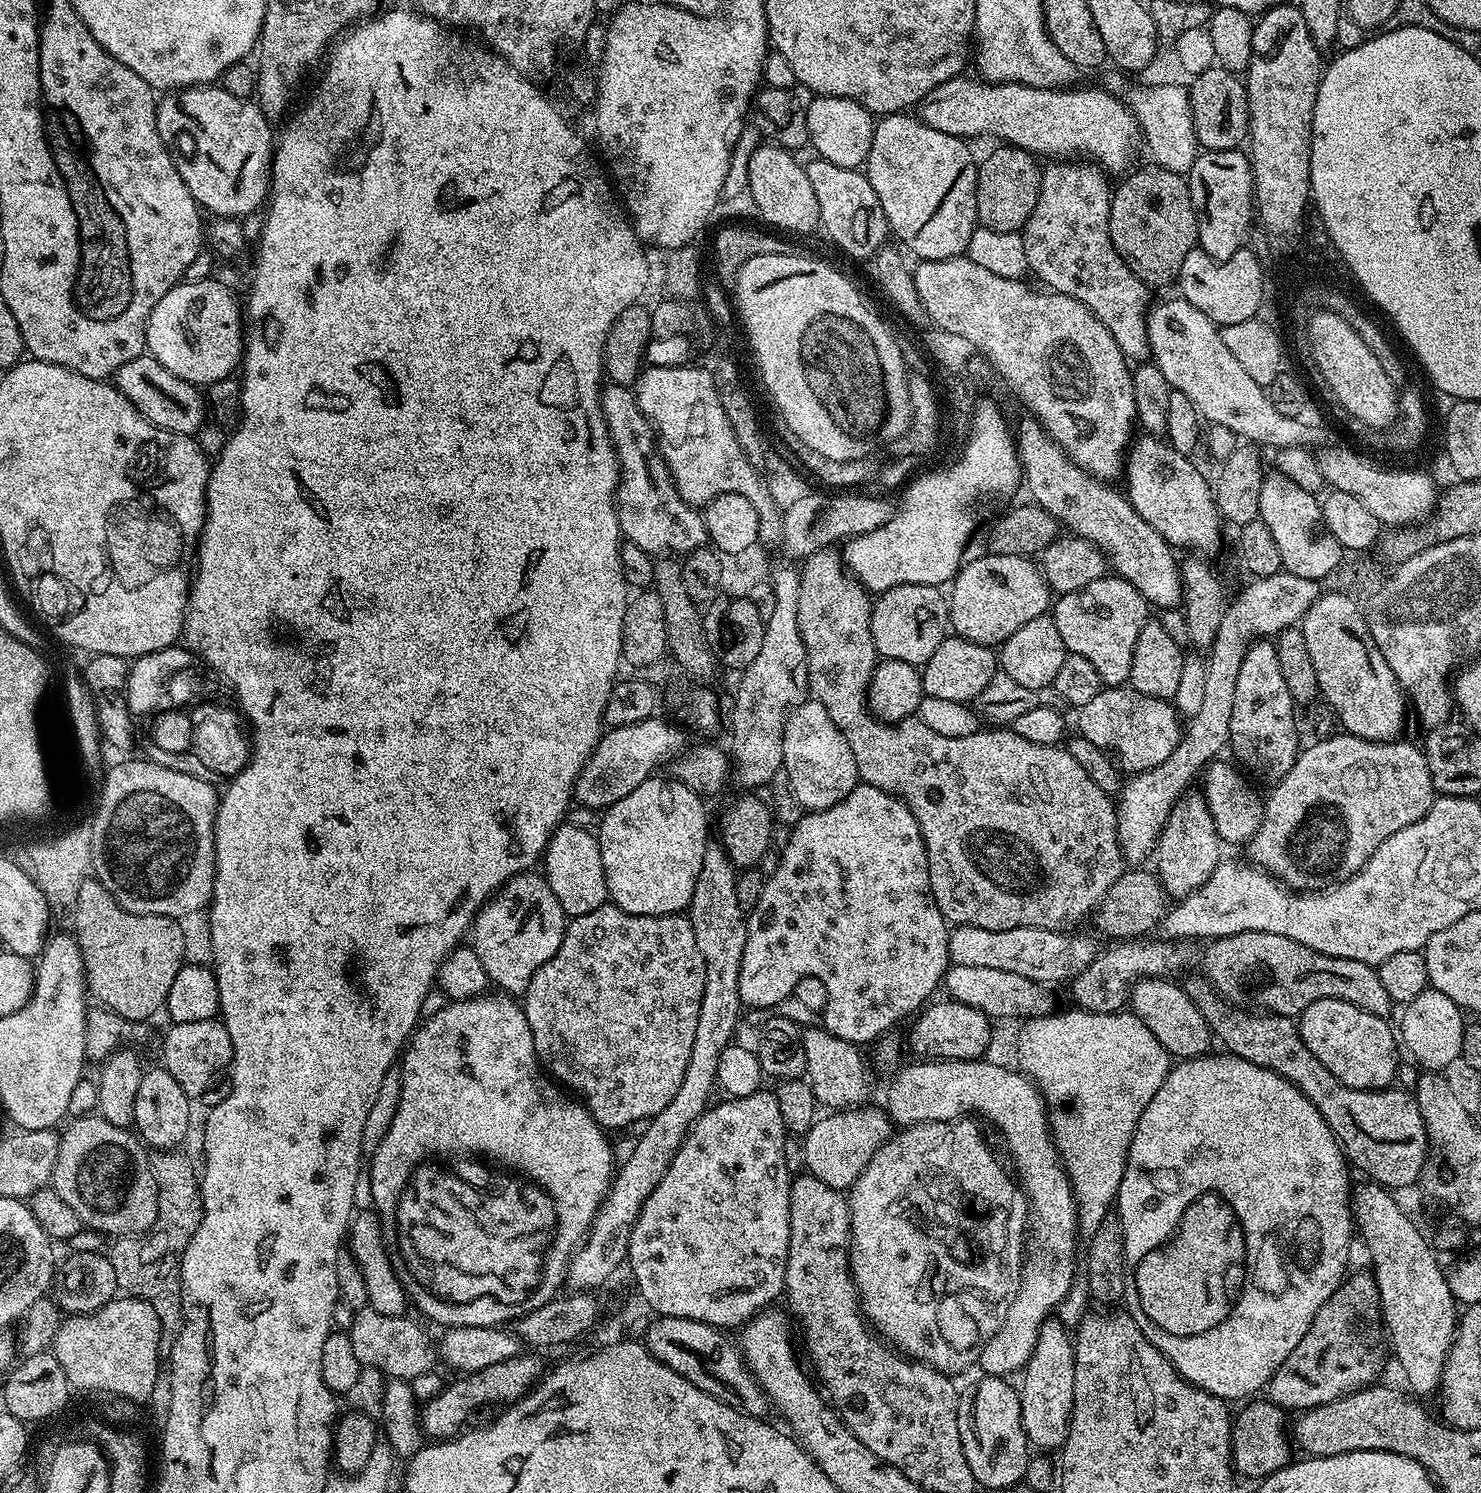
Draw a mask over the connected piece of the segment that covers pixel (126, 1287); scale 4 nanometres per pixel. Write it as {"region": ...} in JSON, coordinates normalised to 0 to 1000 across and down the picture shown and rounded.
{"region":[[[105,770],[100,778],[107,794],[107,816],[104,821],[96,828],[82,828],[78,831],[72,843],[77,848],[78,862],[82,866],[93,868],[107,880],[109,904],[115,904],[119,894],[124,887],[124,878],[122,871],[122,846],[123,840],[138,815],[138,806],[135,804],[134,782],[129,780],[122,770]]]}

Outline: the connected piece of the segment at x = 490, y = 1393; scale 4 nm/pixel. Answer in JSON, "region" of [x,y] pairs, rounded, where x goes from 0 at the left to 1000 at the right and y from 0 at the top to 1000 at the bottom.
{"region":[[[352,907],[336,912],[334,915],[328,915],[328,918],[325,918],[325,919],[319,919],[314,921],[313,923],[308,923],[311,924],[307,925],[306,927],[305,925],[305,926],[298,931],[298,933],[294,936],[286,938],[285,942],[283,944],[284,958],[287,962],[291,963],[292,965],[302,965],[309,961],[315,954],[313,953],[316,951],[316,945],[318,943],[324,943],[326,940],[335,940],[337,938],[340,938],[340,939],[348,939],[351,936],[356,935],[360,928],[365,924],[365,922],[366,918],[365,919],[364,910]]]}

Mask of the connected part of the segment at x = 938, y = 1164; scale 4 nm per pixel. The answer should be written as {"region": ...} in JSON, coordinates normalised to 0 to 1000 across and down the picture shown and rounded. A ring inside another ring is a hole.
{"region":[[[649,749],[616,753],[611,756],[612,760],[608,761],[608,764],[605,763],[605,766],[601,766],[597,771],[593,770],[590,776],[587,776],[583,786],[576,792],[573,801],[573,810],[575,811],[574,849],[581,879],[587,887],[603,903],[616,912],[627,914],[638,920],[646,920],[656,917],[657,914],[654,911],[654,907],[646,908],[646,906],[639,902],[632,892],[633,885],[631,884],[631,876],[628,873],[629,859],[627,858],[627,855],[621,855],[621,839],[619,839],[621,833],[619,833],[619,823],[616,823],[616,809],[624,809],[624,804],[627,804],[627,788],[640,788],[640,790],[648,790],[648,793],[654,793],[654,829],[656,829],[654,831],[654,839],[655,835],[658,835],[658,828],[660,833],[671,833],[670,828],[660,828],[660,824],[664,824],[667,818],[673,820],[682,814],[681,808],[683,806],[683,793],[677,781],[673,778],[672,773],[667,770],[658,751],[656,749]],[[662,796],[667,796],[673,804],[670,804],[670,806],[664,806],[664,804],[662,804]]]}

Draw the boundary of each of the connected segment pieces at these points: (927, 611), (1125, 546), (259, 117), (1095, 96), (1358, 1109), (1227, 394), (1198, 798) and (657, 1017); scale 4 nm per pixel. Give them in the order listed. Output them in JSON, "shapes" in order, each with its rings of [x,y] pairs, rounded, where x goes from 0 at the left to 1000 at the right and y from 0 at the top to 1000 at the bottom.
{"shapes":[[[[610,391],[591,400],[587,425],[592,437],[598,442],[623,446],[641,423],[641,405],[631,391]]],[[[693,280],[685,289],[686,303],[689,305],[690,322],[694,324],[698,336],[716,349],[723,358],[741,364],[748,373],[750,382],[768,395],[776,405],[793,408],[797,404],[797,379],[795,370],[766,342],[758,329],[753,330],[750,324],[731,316],[702,286],[702,281]]],[[[130,58],[114,61],[107,65],[105,70],[107,90],[116,104],[123,122],[131,130],[133,137],[143,145],[164,146],[173,139],[178,137],[182,131],[182,116],[185,101],[184,84],[179,79],[175,69],[159,65],[149,58]]],[[[649,50],[645,51],[643,54],[636,55],[636,58],[631,58],[631,60],[628,60],[628,63],[625,63],[625,66],[622,67],[620,70],[621,80],[627,83],[631,87],[636,87],[636,90],[641,90],[642,91],[648,91],[649,92],[654,92],[654,91],[670,91],[673,95],[677,95],[679,97],[685,99],[691,99],[694,102],[699,103],[700,105],[713,106],[715,102],[733,102],[735,108],[739,109],[746,116],[751,115],[761,116],[765,112],[764,101],[767,99],[767,96],[770,96],[771,89],[769,82],[764,77],[764,73],[756,64],[752,63],[745,58],[742,59],[727,59],[727,58],[720,58],[718,59],[697,59],[695,57],[690,56],[666,56],[662,52],[653,54],[653,50]]],[[[810,656],[801,659],[801,664],[809,674],[812,682],[814,682],[819,695],[823,699],[824,697],[829,701],[827,703],[831,707],[839,709],[841,711],[847,711],[849,714],[868,722],[874,728],[879,730],[879,733],[882,733],[882,735],[885,735],[885,738],[890,743],[890,746],[893,746],[893,749],[898,754],[902,763],[905,764],[908,775],[912,778],[914,783],[919,782],[924,787],[922,788],[924,791],[933,793],[938,797],[951,796],[958,791],[959,784],[962,783],[962,778],[964,776],[964,758],[956,740],[956,735],[953,731],[945,727],[938,727],[934,730],[928,729],[914,730],[912,727],[903,725],[903,722],[901,722],[901,719],[898,719],[898,717],[895,717],[895,714],[893,714],[893,711],[890,711],[890,709],[887,709],[887,706],[885,706],[882,698],[879,698],[878,689],[874,683],[869,681],[851,679],[848,676],[841,676],[839,674],[833,674],[824,669],[815,656]]],[[[798,200],[789,201],[782,204],[781,203],[776,207],[774,213],[774,226],[777,232],[777,240],[779,244],[785,249],[785,251],[792,262],[795,262],[804,267],[811,279],[815,283],[828,285],[833,288],[835,293],[839,293],[843,297],[859,299],[860,301],[870,300],[876,298],[878,299],[898,300],[902,295],[899,287],[893,284],[883,284],[881,281],[867,279],[864,277],[858,268],[854,259],[847,255],[844,251],[834,241],[824,226],[823,219],[814,212],[808,206],[804,204]]],[[[806,529],[799,532],[790,543],[779,570],[779,583],[787,598],[791,601],[799,601],[812,593],[812,591],[814,591],[814,588],[817,588],[817,585],[825,577],[824,567],[825,563],[812,532]]],[[[409,604],[404,607],[404,610],[398,610],[398,612],[387,614],[383,617],[379,634],[377,634],[377,639],[371,642],[358,655],[358,660],[352,666],[354,681],[358,687],[358,693],[361,695],[362,709],[368,719],[373,718],[384,729],[393,737],[397,745],[404,752],[406,756],[423,756],[424,753],[431,749],[440,750],[450,741],[452,741],[452,735],[458,733],[458,727],[460,727],[460,722],[463,719],[463,711],[466,711],[466,703],[469,701],[469,692],[471,688],[471,676],[474,674],[474,666],[477,660],[477,644],[474,644],[474,636],[471,636],[471,628],[469,628],[467,616],[464,613],[456,614],[434,614],[425,612],[415,605]]]]}

